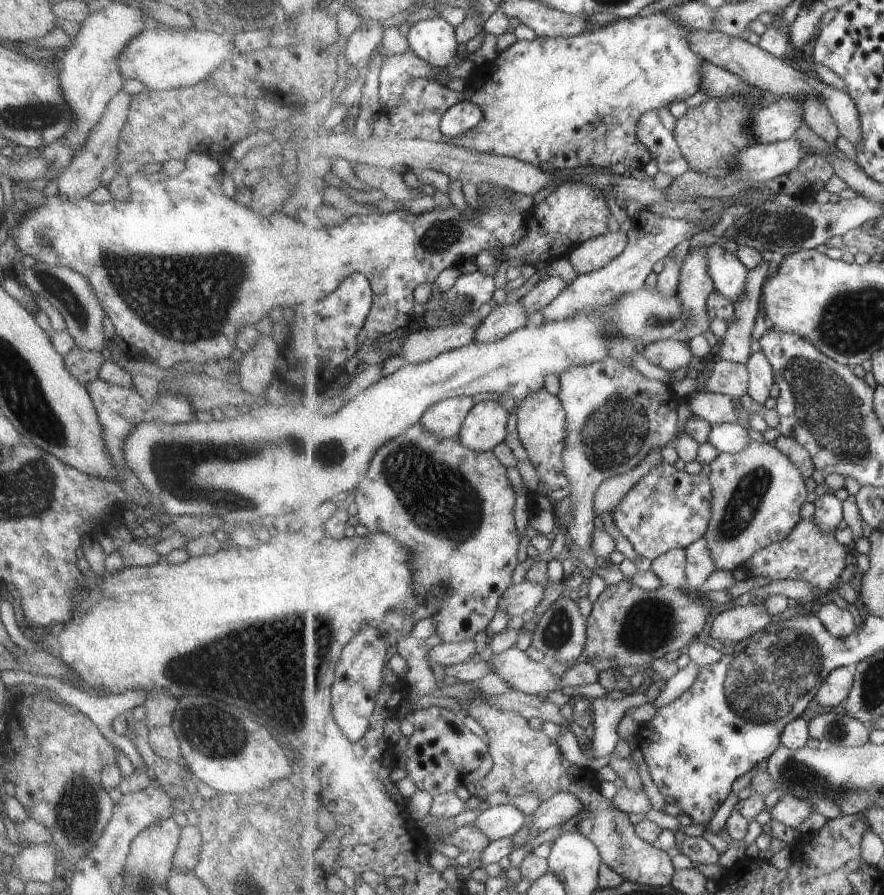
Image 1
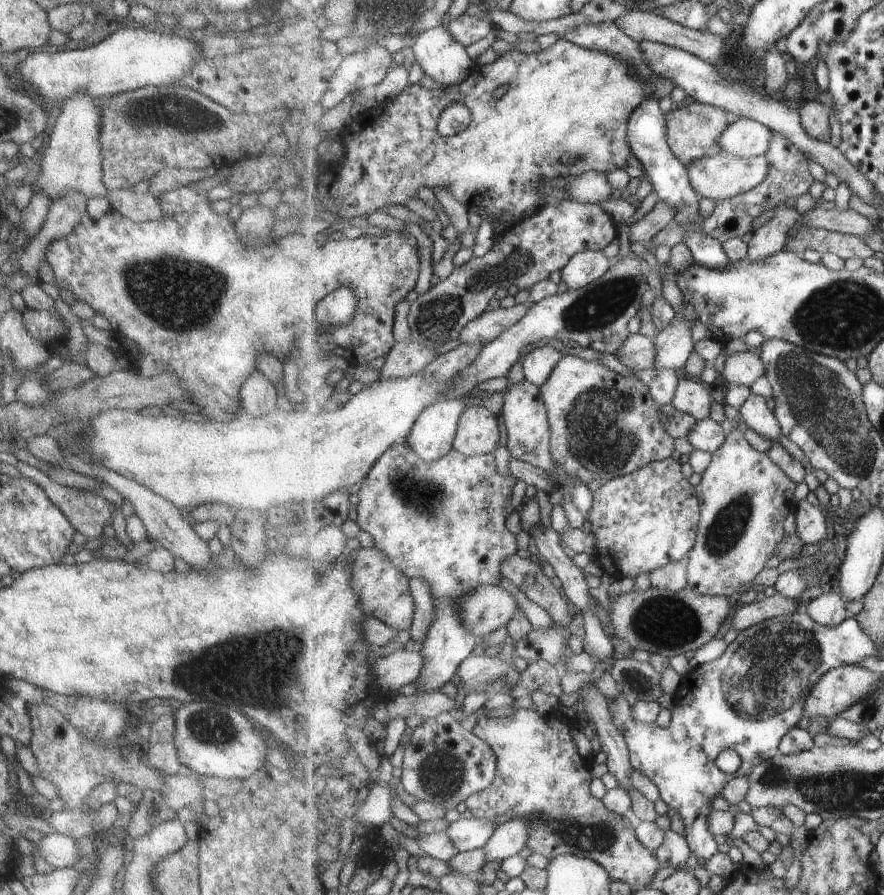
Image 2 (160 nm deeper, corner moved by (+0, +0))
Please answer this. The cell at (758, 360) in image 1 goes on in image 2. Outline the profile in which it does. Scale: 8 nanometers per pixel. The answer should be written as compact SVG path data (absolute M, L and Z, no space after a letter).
M751 393L744 402L736 411L744 420L745 426L769 440L771 446L777 445L784 432L774 410L769 410L765 398Z

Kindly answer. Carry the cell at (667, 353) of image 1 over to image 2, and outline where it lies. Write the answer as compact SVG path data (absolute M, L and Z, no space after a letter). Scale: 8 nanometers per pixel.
M639 333L629 335L619 348L617 359L635 371L655 368L656 339L651 340Z

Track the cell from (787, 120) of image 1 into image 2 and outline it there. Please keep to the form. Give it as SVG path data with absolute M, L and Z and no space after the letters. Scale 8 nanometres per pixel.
M741 117L720 136L720 145L731 156L758 157L766 154L773 135L773 130L763 123Z

